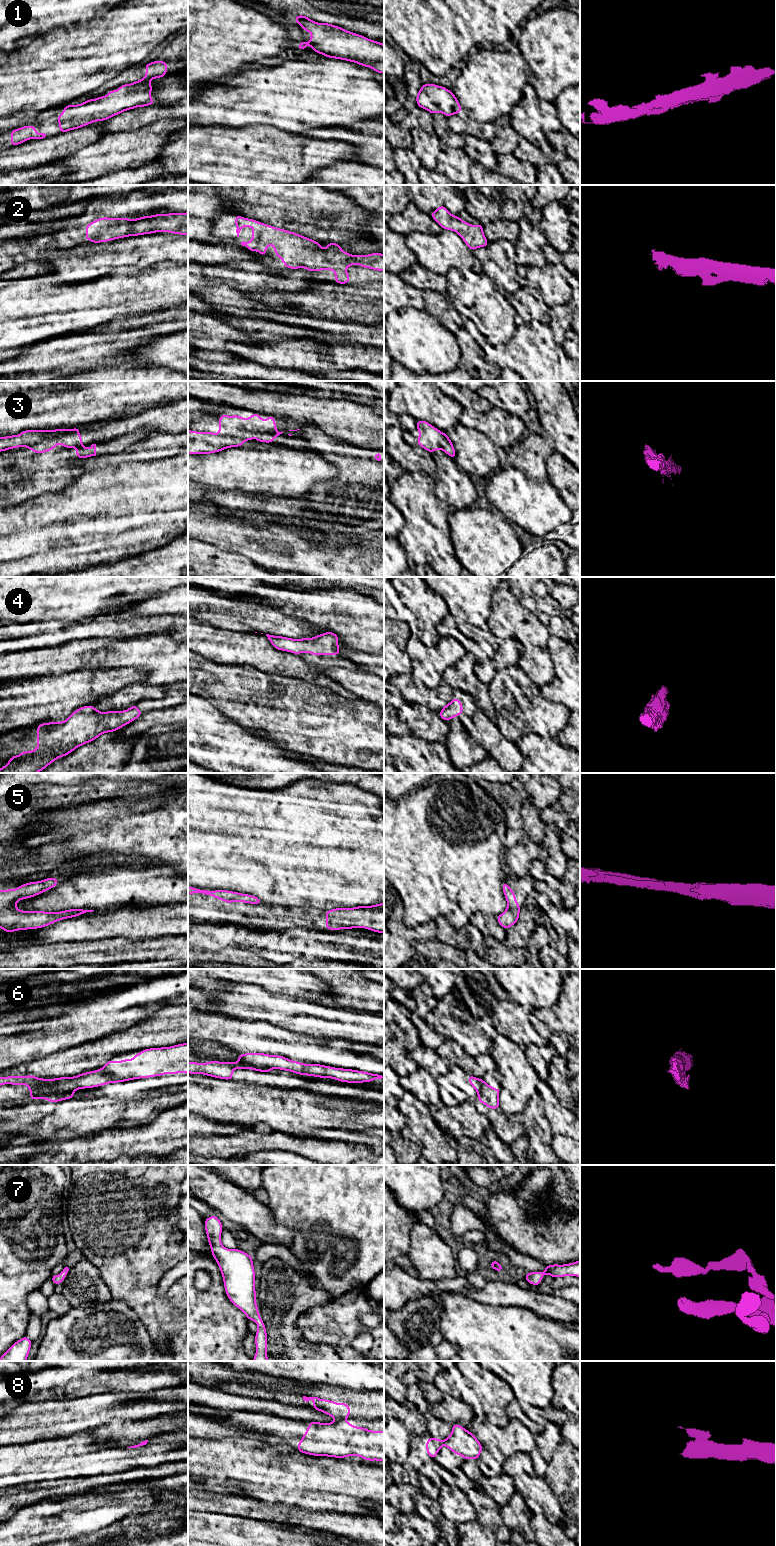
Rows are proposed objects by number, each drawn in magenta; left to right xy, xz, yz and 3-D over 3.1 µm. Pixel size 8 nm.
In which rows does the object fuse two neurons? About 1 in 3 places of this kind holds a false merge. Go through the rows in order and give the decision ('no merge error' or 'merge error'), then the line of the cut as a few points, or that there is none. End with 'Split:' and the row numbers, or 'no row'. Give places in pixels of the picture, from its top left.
1: no merge error | no cut
2: no merge error | no cut
3: no merge error | no cut
4: no merge error | no cut
5: no merge error | no cut
6: merge error | xy (48, 1086), (51, 1090), (73, 1091)
7: no merge error | no cut
8: merge error | xz (337, 1419), (342, 1420)
Split: 6, 8

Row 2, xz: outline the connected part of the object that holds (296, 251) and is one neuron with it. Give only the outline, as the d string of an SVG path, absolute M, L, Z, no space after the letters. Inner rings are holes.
M235 215L237 237L242 227L249 227L253 239L241 242L247 246L248 251L260 256L267 256L267 245L273 245L276 257L281 258L283 265L290 269L305 268L308 271L323 271L325 269L335 272L336 284L350 283L346 268L351 265L360 265L372 270L384 272L384 254L370 253L368 255L352 255L343 251L339 243L327 242L327 248L321 247L318 241L309 239L300 234L264 224L255 219L243 218Z

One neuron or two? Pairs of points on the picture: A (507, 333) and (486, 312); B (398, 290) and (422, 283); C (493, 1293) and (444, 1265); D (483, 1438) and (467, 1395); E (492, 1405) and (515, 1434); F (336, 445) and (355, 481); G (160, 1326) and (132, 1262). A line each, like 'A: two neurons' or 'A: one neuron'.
A: one neuron
B: two neurons
C: two neurons
D: one neuron
E: two neurons
F: one neuron
G: one neuron

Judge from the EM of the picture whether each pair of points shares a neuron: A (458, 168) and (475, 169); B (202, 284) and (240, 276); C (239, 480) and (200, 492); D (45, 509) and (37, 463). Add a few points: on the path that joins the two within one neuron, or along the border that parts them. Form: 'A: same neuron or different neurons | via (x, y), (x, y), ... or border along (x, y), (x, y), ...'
A: different neurons | border along (473, 162), (469, 168), (469, 174)
B: same neuron | via (211, 276), (231, 276)
C: different neurons | border along (198, 483), (217, 489), (236, 490)
D: different neurons | border along (64, 487), (59, 491), (41, 493), (20, 503)

